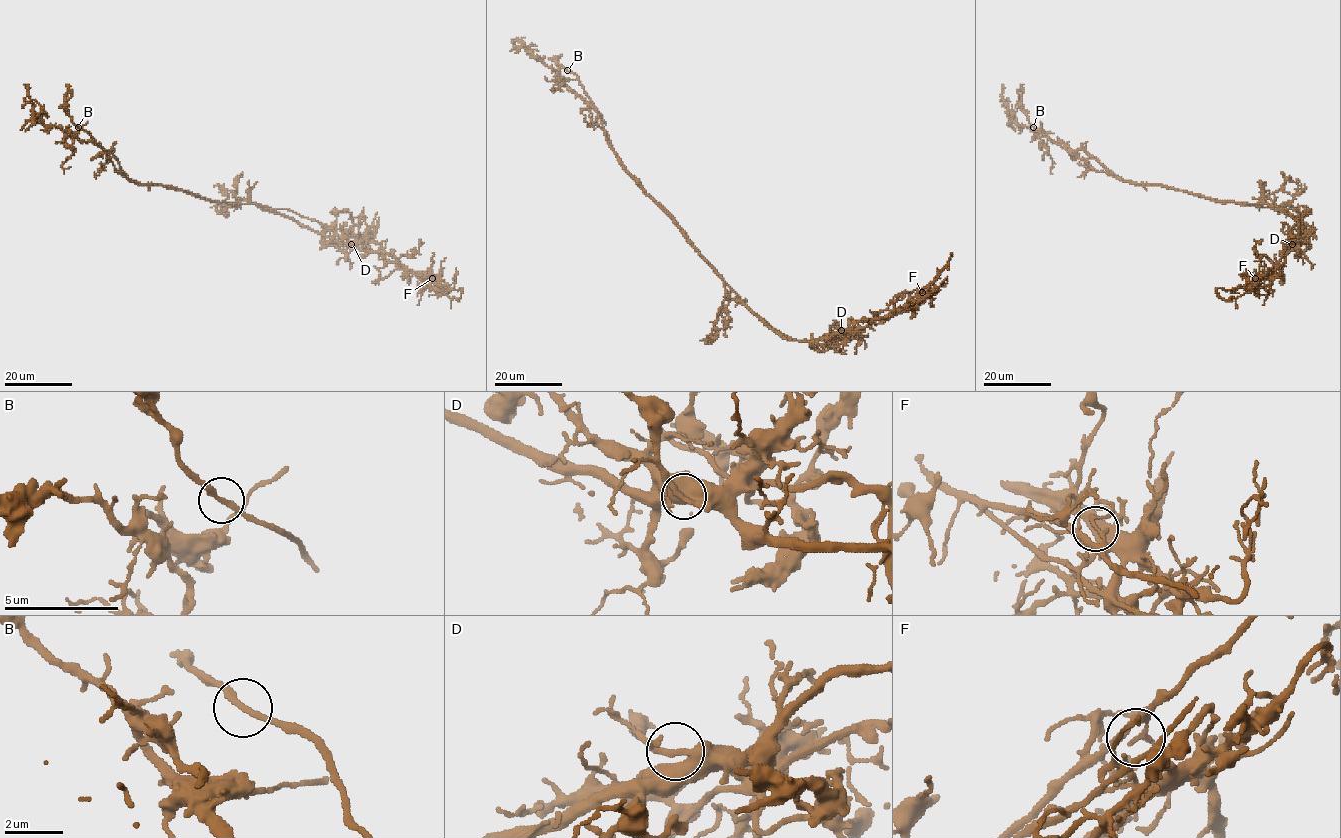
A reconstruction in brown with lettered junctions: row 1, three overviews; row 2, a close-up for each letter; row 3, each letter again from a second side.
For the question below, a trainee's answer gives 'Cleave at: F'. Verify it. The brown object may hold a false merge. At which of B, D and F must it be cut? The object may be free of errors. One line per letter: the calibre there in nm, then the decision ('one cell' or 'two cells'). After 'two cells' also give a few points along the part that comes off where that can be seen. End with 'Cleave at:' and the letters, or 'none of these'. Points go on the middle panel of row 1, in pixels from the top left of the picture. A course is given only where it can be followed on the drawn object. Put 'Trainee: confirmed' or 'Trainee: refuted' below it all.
B: 200 nm thick; one cell
D: 200 nm thick; one cell
F: 130 nm thick; two cells; foreign part runs (921, 292), (924, 298), (909, 309), (833, 344), (777, 331), (627, 172), (577, 76), (555, 60)
Cleave at: F
Trainee: confirmed

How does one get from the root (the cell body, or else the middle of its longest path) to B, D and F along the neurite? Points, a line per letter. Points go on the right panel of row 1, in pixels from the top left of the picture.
B: (1222, 202), (1164, 186), (1134, 184), (1096, 171), (1033, 127)
D: (1222, 202), (1262, 202), (1293, 215), (1301, 223), (1303, 237), (1292, 244)
F: (1222, 202), (1266, 203), (1293, 215), (1301, 223), (1303, 237), (1280, 254), (1280, 260), (1269, 274), (1254, 278)

